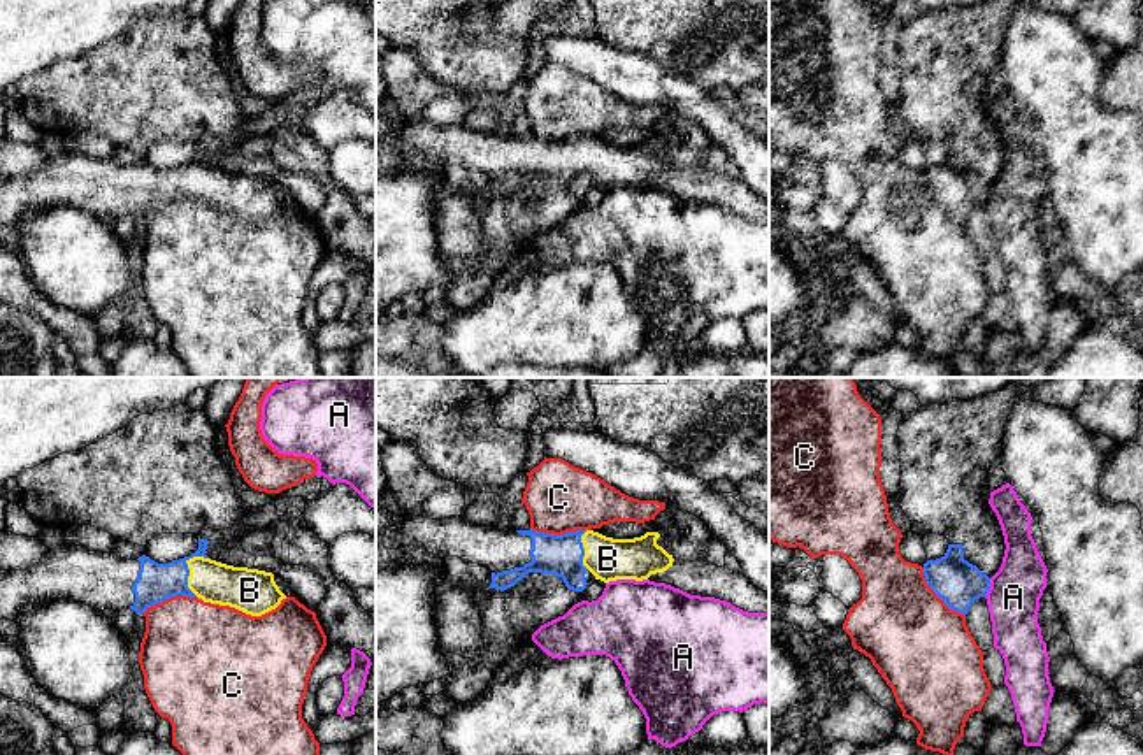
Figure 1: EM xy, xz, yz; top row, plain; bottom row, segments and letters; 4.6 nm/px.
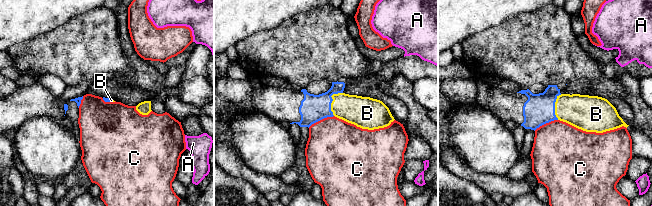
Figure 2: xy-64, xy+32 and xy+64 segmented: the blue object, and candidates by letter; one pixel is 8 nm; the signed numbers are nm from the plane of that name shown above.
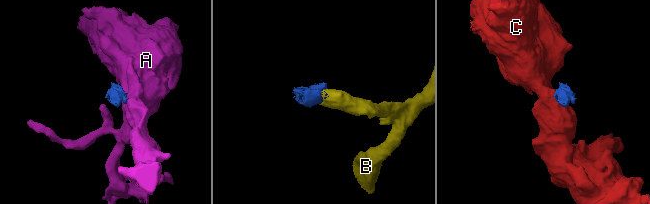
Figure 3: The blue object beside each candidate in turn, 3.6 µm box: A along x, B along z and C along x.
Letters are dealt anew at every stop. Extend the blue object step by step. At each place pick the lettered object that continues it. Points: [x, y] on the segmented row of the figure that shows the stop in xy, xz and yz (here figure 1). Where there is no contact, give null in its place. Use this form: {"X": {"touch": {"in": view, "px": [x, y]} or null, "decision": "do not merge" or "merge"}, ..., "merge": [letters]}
{"A": {"touch": {"in": "yz", "px": [989, 587]}, "decision": "do not merge"}, "B": {"touch": {"in": "xy", "px": [188, 571]}, "decision": "merge"}, "C": {"touch": {"in": "yz", "px": [938, 596]}, "decision": "do not merge"}, "merge": ["B"]}

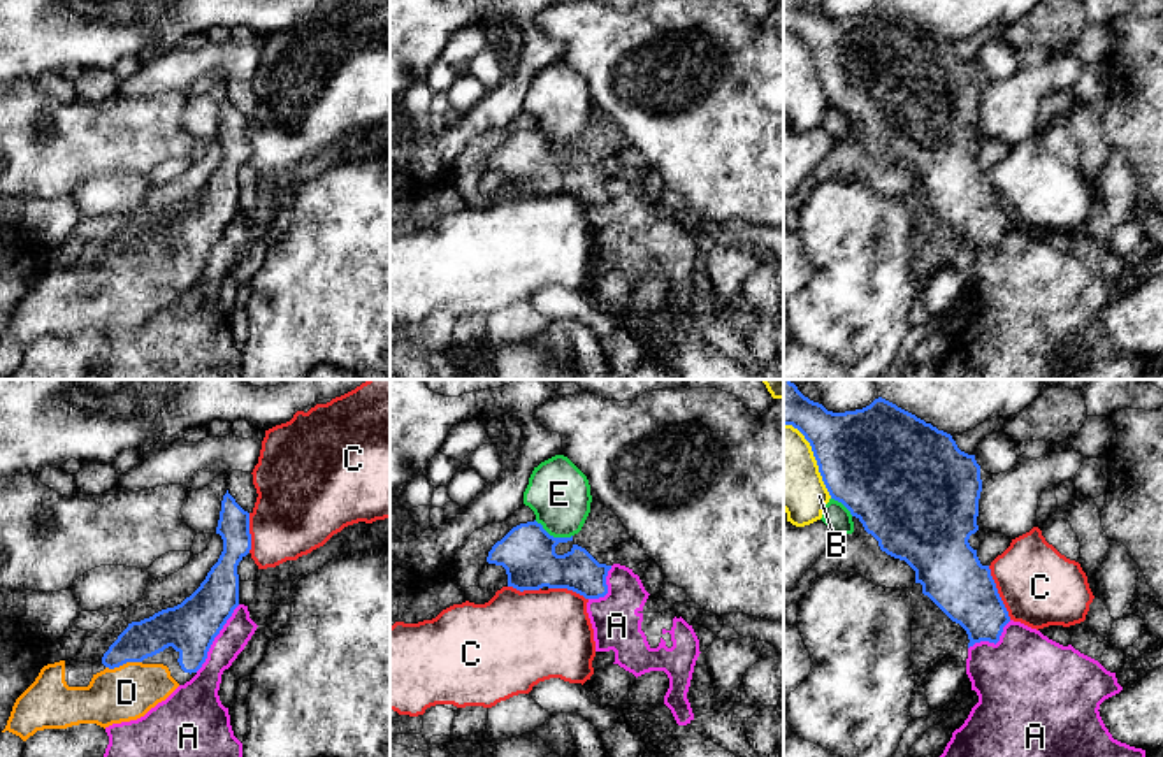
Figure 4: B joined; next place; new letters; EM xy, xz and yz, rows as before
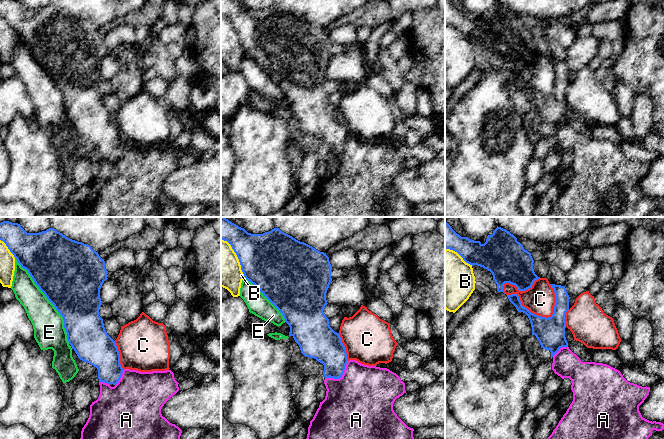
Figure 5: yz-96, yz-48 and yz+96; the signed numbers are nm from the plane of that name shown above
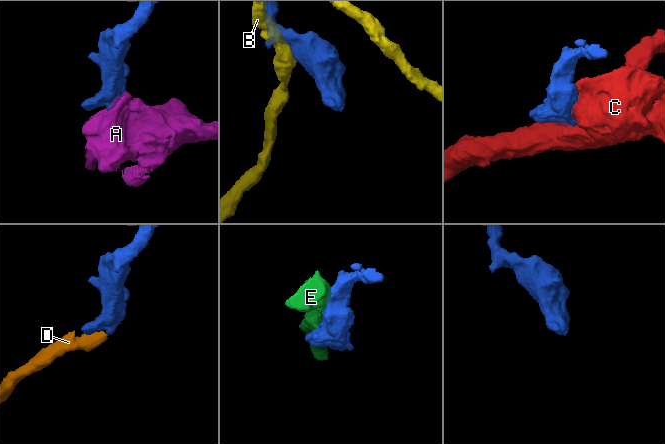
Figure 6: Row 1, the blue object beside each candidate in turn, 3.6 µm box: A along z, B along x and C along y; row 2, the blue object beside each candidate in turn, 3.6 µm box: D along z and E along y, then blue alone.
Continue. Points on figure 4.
{"A": {"touch": {"in": "xy", "px": [215, 636]}, "decision": "do not merge"}, "B": {"touch": {"in": "yz", "px": [814, 455]}, "decision": "do not merge"}, "C": {"touch": {"in": "yz", "px": [996, 592]}, "decision": "do not merge"}, "D": {"touch": {"in": "xy", "px": [123, 663]}, "decision": "merge"}, "E": {"touch": {"in": "xz", "px": [552, 536]}, "decision": "do not merge"}, "merge": ["D"]}

